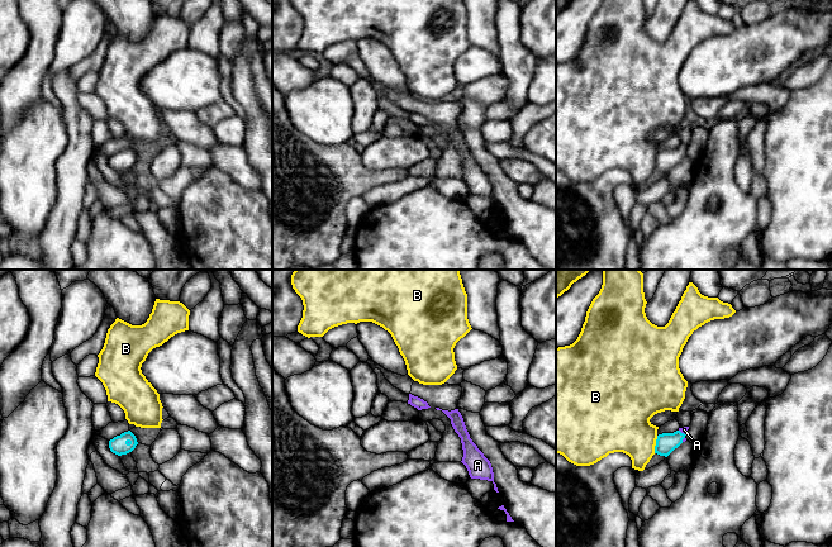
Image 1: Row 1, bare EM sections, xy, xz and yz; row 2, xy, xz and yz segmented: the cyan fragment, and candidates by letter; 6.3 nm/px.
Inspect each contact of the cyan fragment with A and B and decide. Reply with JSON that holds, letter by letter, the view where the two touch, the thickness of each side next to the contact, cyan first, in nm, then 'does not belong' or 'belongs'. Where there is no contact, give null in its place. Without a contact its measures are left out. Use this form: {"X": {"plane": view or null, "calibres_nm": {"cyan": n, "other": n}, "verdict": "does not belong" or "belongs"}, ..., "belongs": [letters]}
{"A": {"plane": "yz", "calibres_nm": {"cyan": 130, "other": 40}, "verdict": "belongs"}, "B": {"plane": "yz", "calibres_nm": {"cyan": 130, "other": 340}, "verdict": "does not belong"}, "belongs": ["A"]}

